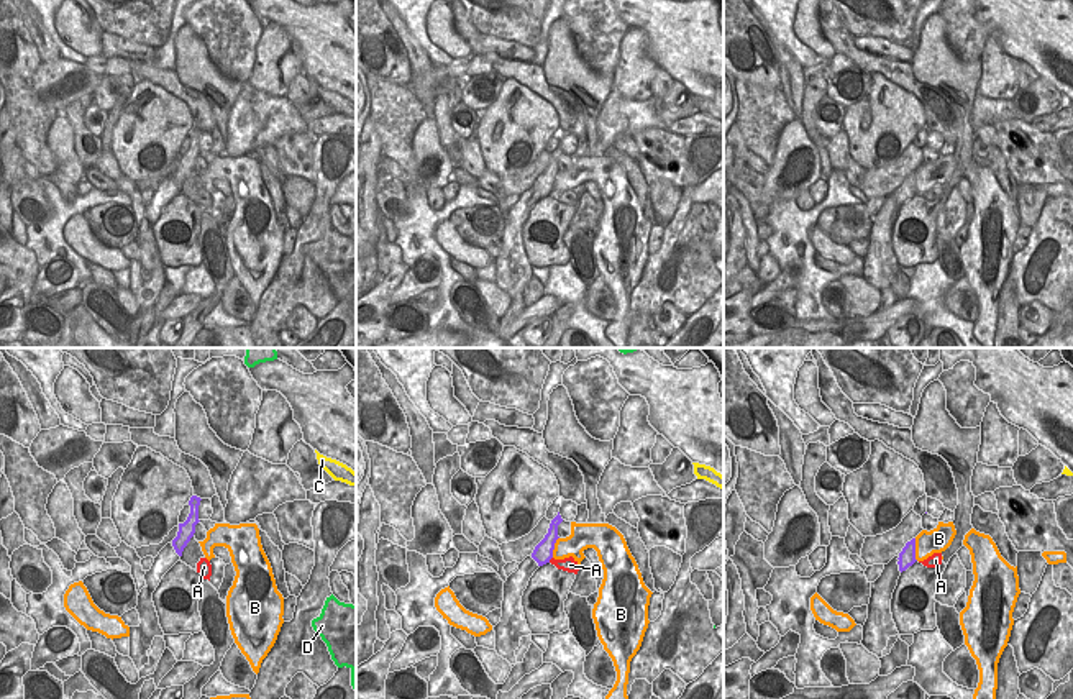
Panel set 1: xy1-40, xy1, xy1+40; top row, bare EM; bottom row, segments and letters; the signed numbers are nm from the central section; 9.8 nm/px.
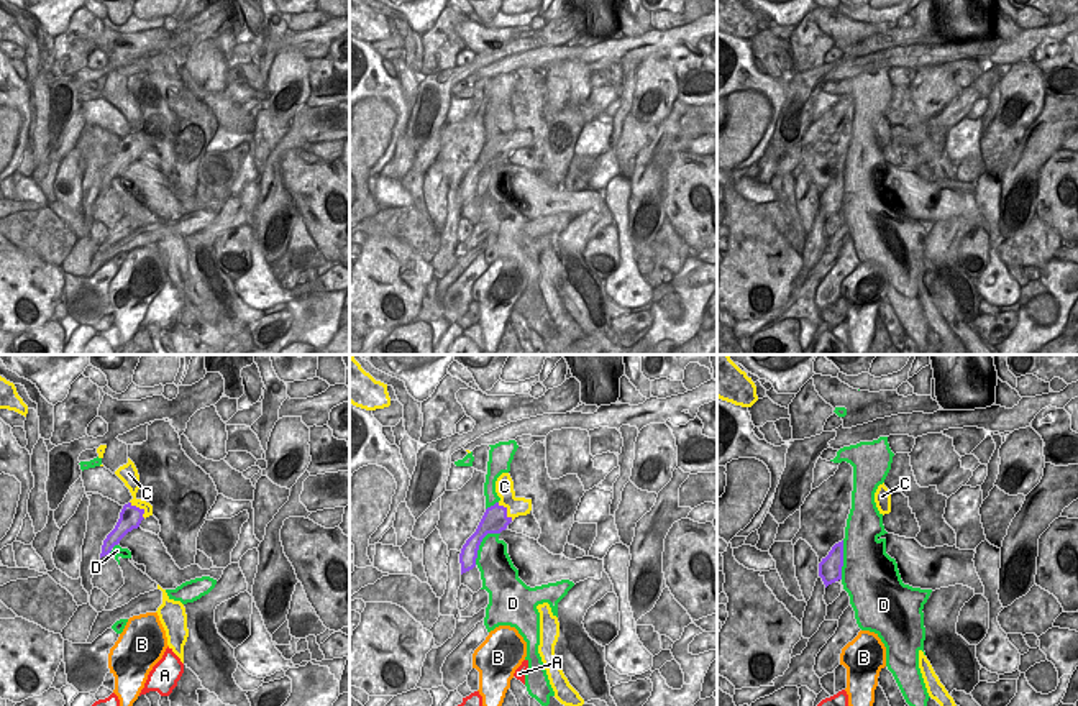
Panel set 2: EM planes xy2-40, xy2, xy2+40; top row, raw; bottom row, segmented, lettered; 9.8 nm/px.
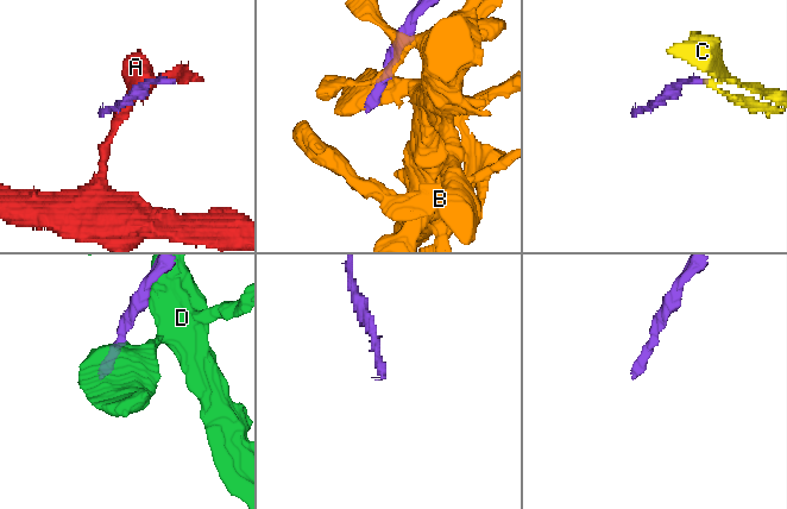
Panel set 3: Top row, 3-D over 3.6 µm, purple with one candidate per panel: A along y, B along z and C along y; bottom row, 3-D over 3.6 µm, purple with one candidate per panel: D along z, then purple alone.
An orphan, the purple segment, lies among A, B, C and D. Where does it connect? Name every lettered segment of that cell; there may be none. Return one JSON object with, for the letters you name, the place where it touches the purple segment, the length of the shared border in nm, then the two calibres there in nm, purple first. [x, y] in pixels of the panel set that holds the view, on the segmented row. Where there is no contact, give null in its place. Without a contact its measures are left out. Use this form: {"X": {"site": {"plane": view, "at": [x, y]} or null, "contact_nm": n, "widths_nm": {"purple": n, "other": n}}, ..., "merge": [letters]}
{"merge": []}

